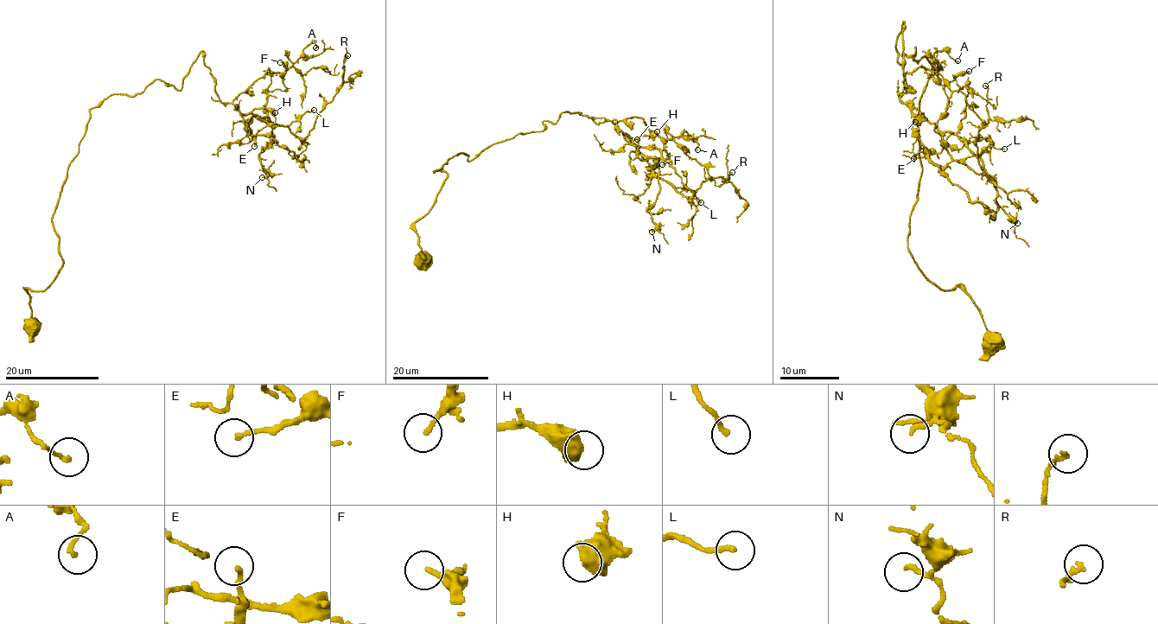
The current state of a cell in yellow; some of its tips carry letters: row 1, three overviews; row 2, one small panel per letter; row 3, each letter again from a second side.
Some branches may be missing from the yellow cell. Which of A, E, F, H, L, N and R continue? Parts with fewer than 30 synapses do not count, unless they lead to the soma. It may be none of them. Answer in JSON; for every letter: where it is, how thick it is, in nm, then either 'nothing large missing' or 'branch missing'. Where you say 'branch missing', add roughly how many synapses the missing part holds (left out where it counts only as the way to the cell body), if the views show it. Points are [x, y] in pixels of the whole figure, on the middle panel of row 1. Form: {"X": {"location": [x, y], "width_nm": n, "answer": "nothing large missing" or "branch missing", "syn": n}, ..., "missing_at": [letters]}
{"A": {"location": [697, 149], "width_nm": 130, "answer": "nothing large missing"}, "E": {"location": [637, 139], "width_nm": 150, "answer": "nothing large missing"}, "F": {"location": [662, 164], "width_nm": 180, "answer": "nothing large missing"}, "H": {"location": [657, 131], "width_nm": 650, "answer": "nothing large missing"}, "L": {"location": [701, 202], "width_nm": 190, "answer": "branch missing", "syn": 50}, "N": {"location": [652, 232], "width_nm": 160, "answer": "nothing large missing"}, "R": {"location": [732, 172], "width_nm": 180, "answer": "nothing large missing"}, "missing_at": ["L"]}

